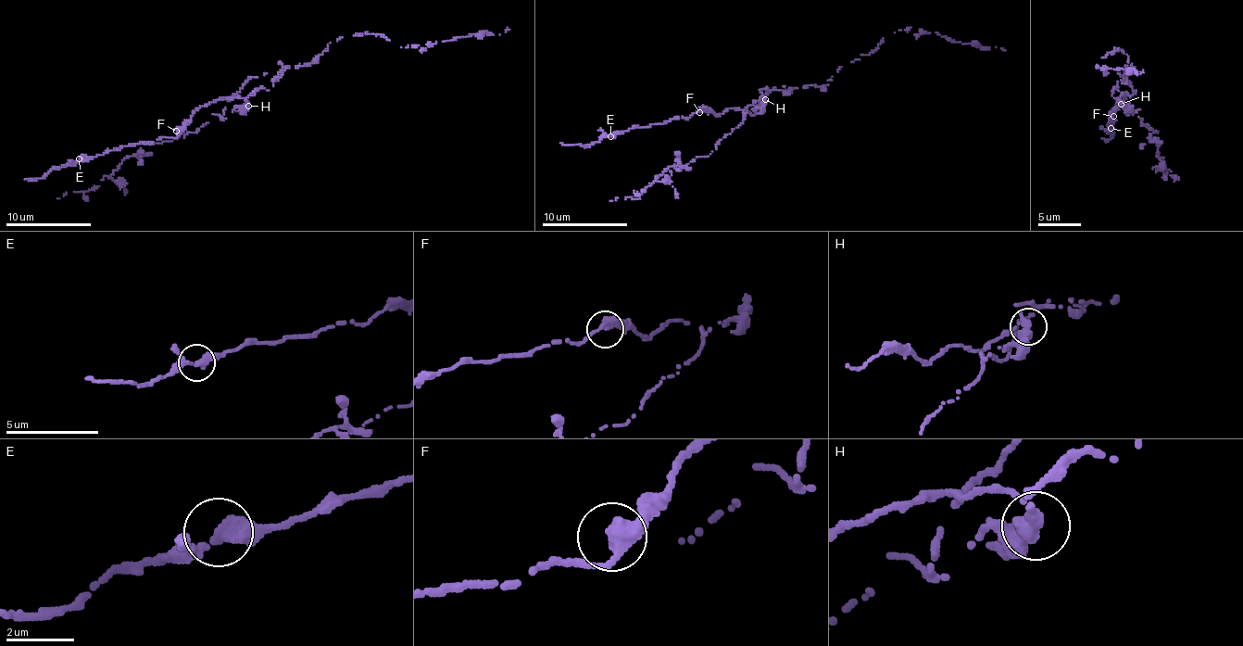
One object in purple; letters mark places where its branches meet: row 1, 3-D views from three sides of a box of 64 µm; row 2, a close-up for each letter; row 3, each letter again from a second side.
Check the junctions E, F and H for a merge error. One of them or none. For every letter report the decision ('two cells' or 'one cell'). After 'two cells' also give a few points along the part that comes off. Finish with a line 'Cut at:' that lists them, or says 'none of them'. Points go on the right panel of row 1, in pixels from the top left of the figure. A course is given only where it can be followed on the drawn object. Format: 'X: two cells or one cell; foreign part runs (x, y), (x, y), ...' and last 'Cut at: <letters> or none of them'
E: one cell
F: one cell
H: two cells; foreign part runs (1121, 105), (1130, 96), (1128, 113), (1140, 109), (1141, 123), (1158, 131), (1157, 155), (1171, 171), (1165, 172)
Cut at: H

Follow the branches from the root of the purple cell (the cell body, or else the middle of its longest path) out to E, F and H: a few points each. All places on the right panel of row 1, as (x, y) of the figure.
E: (1117, 83), (1119, 91), (1116, 87), (1111, 95), (1127, 94), (1122, 94), (1111, 128)
F: (1117, 83), (1119, 91), (1116, 87), (1111, 95), (1127, 94), (1122, 94), (1123, 100), (1113, 116)
H: (1117, 83), (1119, 91), (1116, 87), (1111, 95), (1121, 105)

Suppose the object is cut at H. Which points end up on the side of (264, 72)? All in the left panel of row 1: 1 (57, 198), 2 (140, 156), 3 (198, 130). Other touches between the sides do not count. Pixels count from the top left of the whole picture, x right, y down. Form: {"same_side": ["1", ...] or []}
{"same_side": ["1", "2", "3"]}

